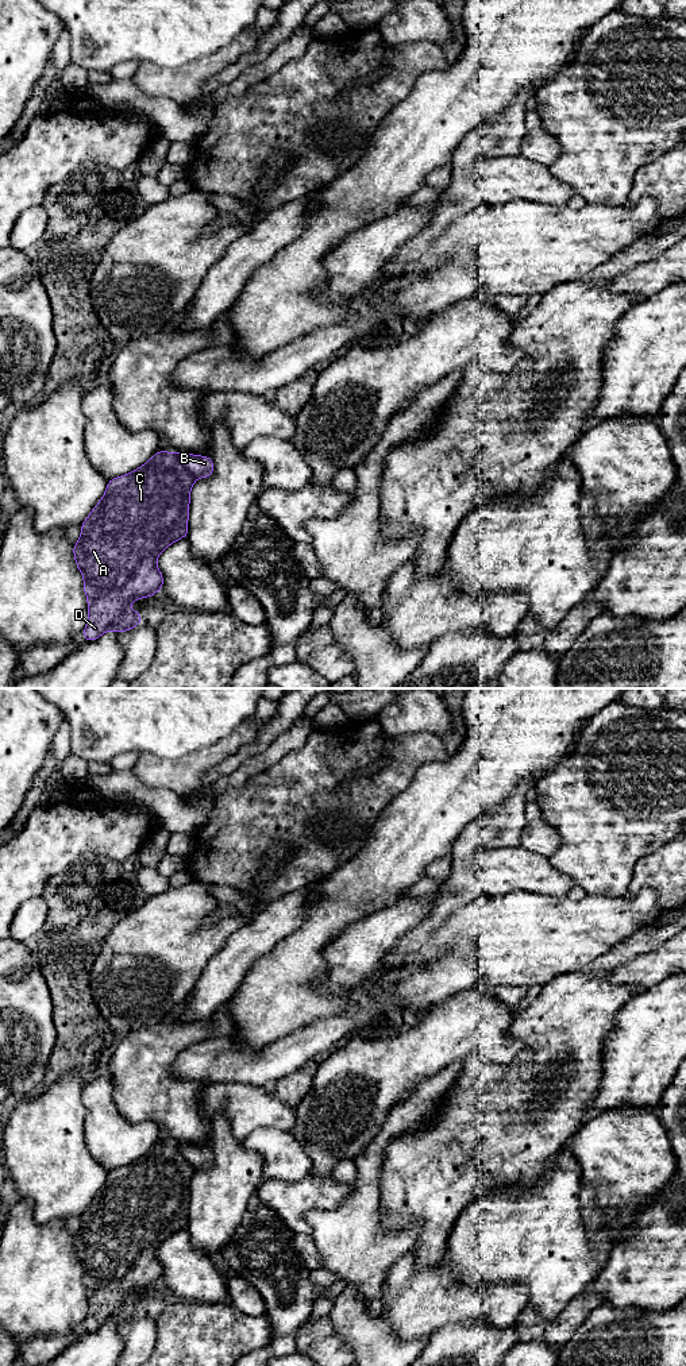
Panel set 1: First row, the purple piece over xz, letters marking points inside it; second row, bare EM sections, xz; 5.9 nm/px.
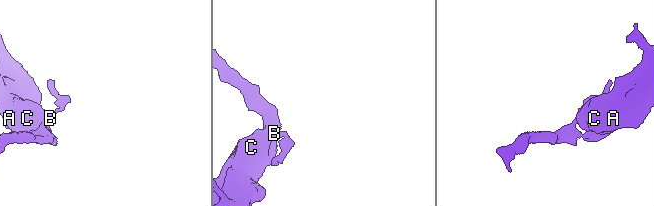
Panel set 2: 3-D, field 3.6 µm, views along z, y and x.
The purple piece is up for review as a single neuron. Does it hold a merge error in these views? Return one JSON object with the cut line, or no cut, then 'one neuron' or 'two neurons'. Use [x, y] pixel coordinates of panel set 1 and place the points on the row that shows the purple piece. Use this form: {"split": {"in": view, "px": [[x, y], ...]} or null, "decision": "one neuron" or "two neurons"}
{"split": null, "decision": "one neuron"}

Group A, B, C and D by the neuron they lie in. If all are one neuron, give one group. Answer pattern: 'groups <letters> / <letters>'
groups A B C D

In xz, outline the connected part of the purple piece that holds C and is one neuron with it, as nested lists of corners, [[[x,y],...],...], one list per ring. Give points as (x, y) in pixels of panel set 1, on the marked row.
[[[159,449],[135,471],[108,481],[104,497],[81,524],[81,537],[73,548],[88,598],[88,624],[82,632],[85,641],[95,641],[107,630],[126,632],[142,622],[142,614],[138,610],[128,611],[127,607],[136,598],[151,597],[162,589],[163,576],[157,567],[157,557],[167,545],[188,536],[192,486],[197,478],[209,478],[212,472],[213,462],[209,456]]]

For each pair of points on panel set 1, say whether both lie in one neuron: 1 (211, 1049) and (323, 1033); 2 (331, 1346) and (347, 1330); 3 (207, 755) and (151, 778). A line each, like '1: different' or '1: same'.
1: same
2: different
3: same

